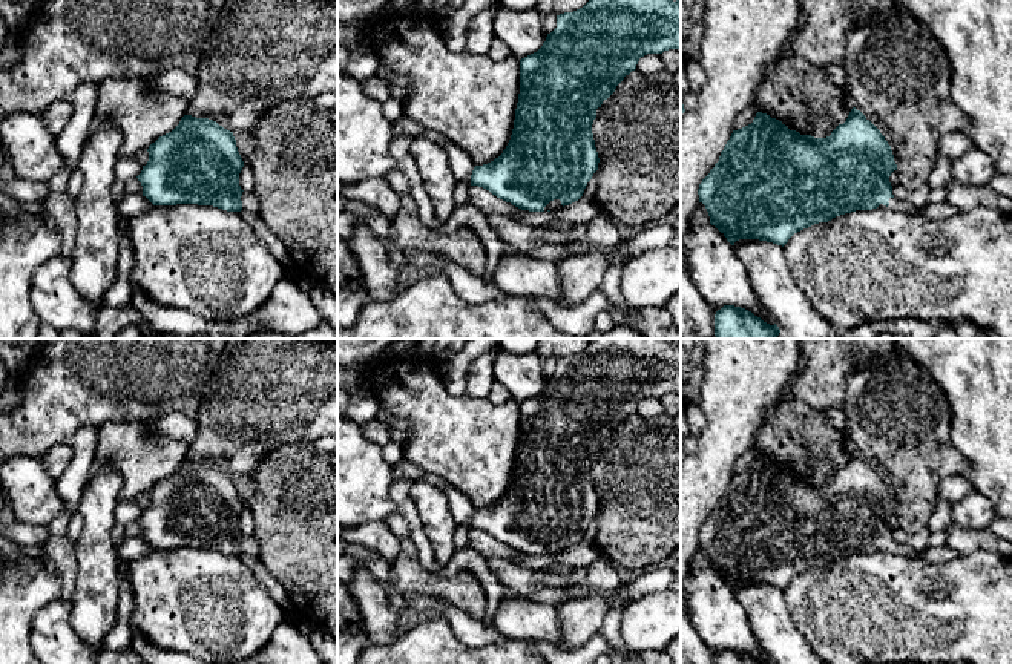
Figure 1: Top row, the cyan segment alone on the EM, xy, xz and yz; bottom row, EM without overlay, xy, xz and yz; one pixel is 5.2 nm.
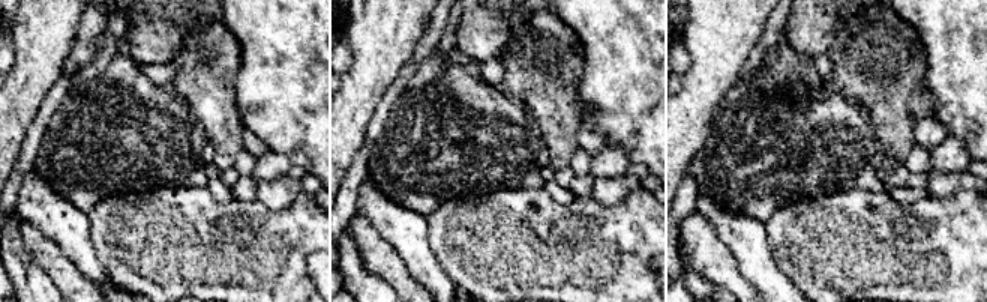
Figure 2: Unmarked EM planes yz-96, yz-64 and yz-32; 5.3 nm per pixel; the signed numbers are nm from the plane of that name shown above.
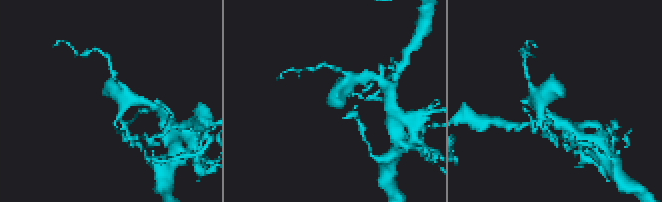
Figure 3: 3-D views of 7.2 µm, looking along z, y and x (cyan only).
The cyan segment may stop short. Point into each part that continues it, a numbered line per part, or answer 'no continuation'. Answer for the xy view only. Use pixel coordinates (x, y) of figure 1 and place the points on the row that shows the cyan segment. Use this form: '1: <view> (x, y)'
no continuation

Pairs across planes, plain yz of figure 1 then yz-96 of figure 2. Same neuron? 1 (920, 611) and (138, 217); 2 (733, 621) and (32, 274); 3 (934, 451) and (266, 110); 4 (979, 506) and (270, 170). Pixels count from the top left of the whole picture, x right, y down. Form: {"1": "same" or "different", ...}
{"1": "same", "2": "different", "3": "different", "4": "same"}

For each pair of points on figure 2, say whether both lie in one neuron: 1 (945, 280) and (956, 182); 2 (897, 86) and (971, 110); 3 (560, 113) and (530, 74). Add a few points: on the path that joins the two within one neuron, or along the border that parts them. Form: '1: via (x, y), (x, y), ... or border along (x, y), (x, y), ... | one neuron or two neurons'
1: border along (971, 188), (963, 188), (944, 199), (930, 197) | two neurons
2: border along (924, 63), (924, 87), (936, 105), (933, 114) | two neurons
3: via (554, 104), (549, 93), (539, 83) | one neuron

